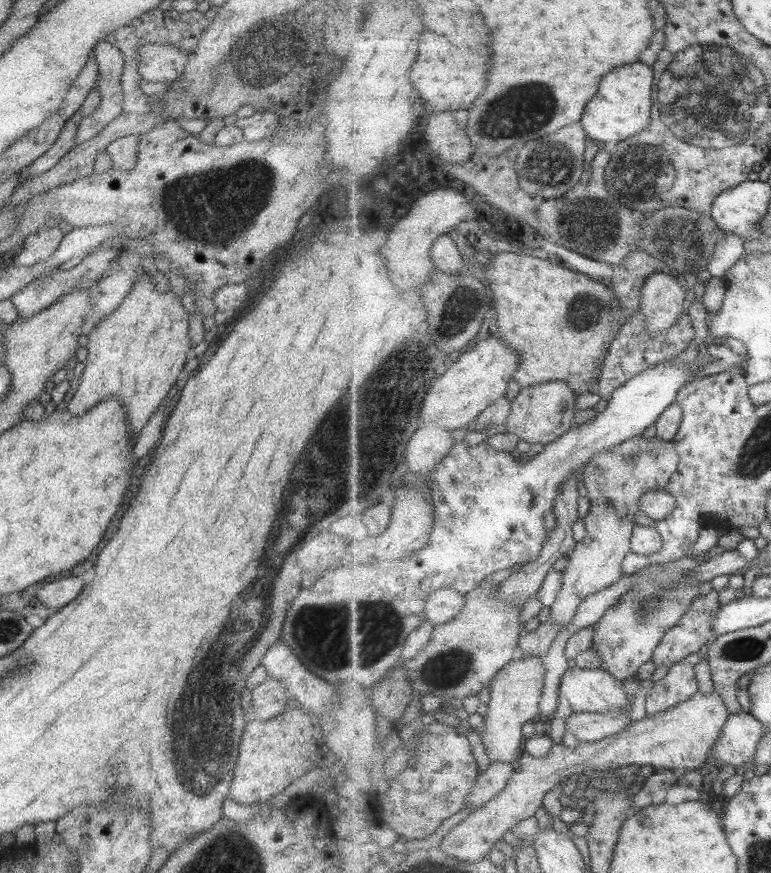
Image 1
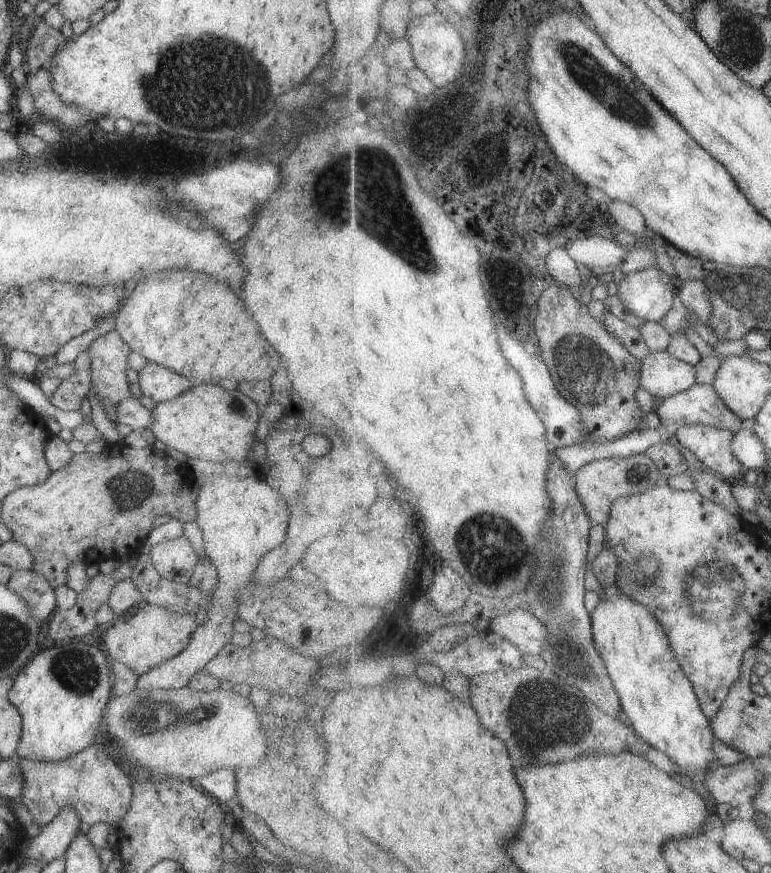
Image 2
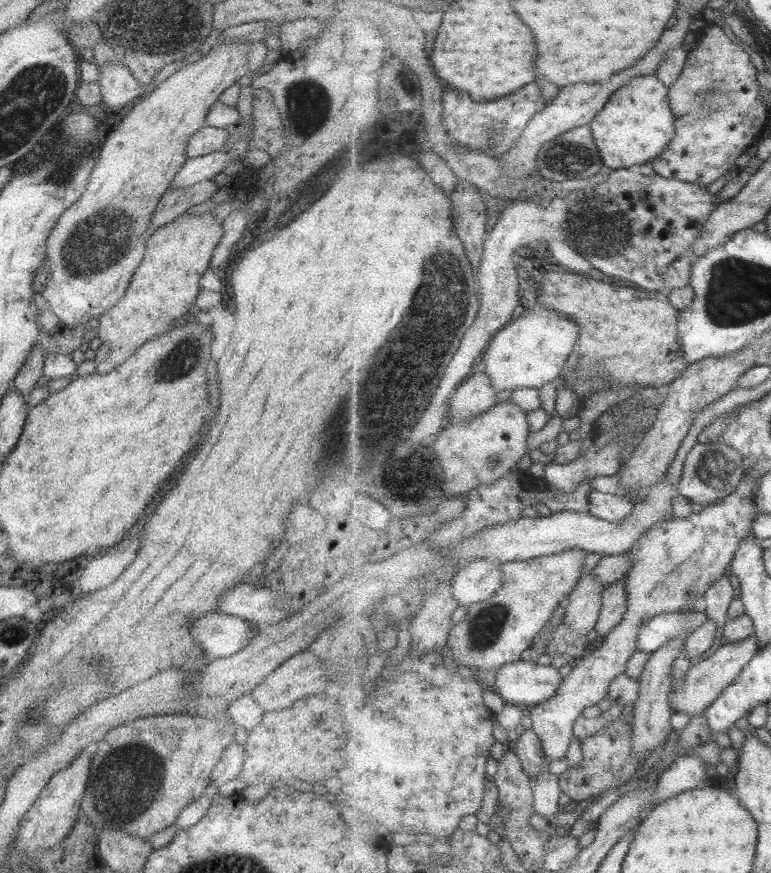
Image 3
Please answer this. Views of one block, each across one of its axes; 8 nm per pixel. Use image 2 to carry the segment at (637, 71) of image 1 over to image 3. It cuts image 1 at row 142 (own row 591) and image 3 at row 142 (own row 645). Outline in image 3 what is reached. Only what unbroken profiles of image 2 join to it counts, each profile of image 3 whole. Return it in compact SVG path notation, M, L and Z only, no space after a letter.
M656 75L635 77L629 85L617 90L590 127L605 167L636 169L662 156L676 138L676 115L670 102L670 87Z

